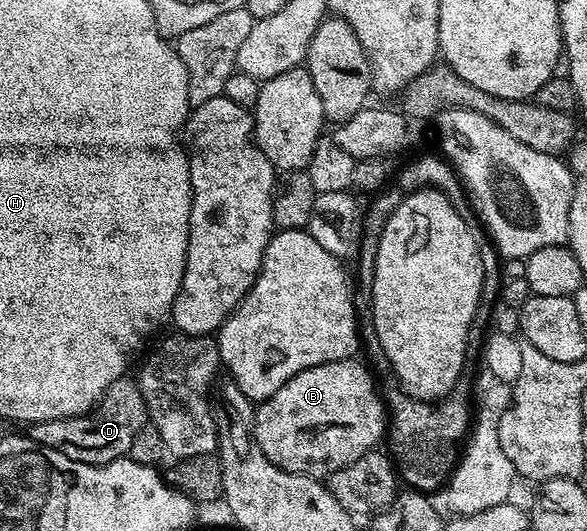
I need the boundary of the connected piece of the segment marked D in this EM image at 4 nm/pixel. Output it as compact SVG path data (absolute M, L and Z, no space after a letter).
M127 375L116 379L116 383L106 388L106 394L85 417L35 421L29 426L28 435L44 447L52 447L52 451L68 455L68 459L89 465L107 465L109 461L129 454L132 439L136 439L136 431L143 429L146 424L148 418L144 395L138 389L137 380Z

